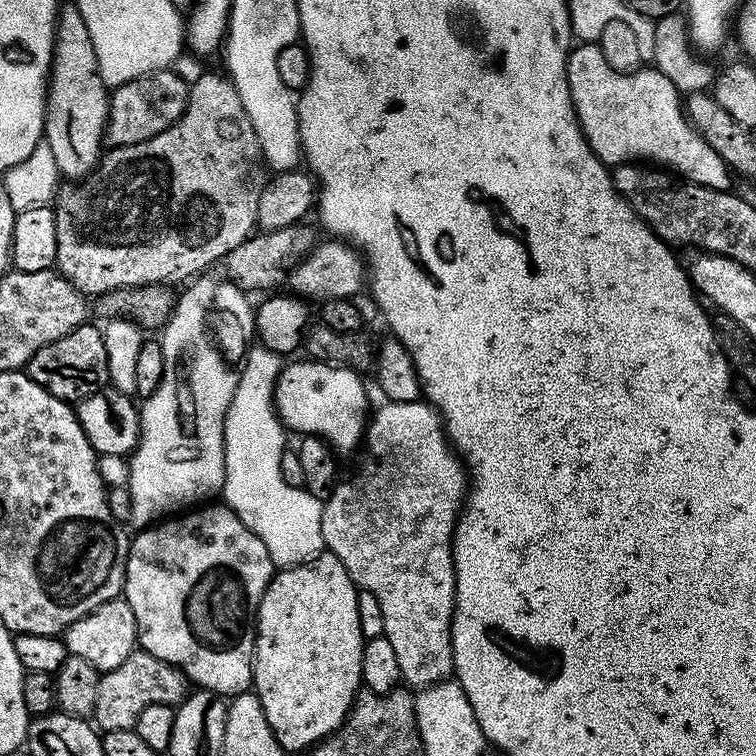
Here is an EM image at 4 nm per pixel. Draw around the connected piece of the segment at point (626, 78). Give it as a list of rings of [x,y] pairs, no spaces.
[[[580,42],[568,53],[566,74],[580,128],[590,150],[594,150],[603,164],[615,166],[629,162],[647,162],[689,180],[691,184],[701,184],[723,192],[733,187],[733,171],[714,152],[710,143],[704,141],[693,128],[682,103],[682,93],[655,66],[641,66],[635,72],[619,72],[614,70],[614,66],[610,66],[610,62],[606,62],[606,54],[602,54],[599,43]]]

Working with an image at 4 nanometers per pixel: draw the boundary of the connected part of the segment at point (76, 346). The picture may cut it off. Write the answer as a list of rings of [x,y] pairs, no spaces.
[[[85,322],[70,334],[58,338],[58,342],[50,342],[50,346],[42,346],[34,358],[26,366],[29,378],[38,382],[54,398],[79,402],[90,398],[95,392],[102,392],[109,387],[108,362],[106,360],[106,342],[104,333],[99,327],[95,328],[92,322]]]

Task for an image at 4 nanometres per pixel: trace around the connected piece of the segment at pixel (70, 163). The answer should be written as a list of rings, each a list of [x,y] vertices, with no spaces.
[[[65,3],[56,17],[56,41],[48,74],[43,138],[43,143],[50,146],[50,154],[61,177],[79,182],[100,163],[102,149],[106,144],[109,95],[106,78],[98,70],[98,54],[94,54],[90,30],[86,30],[86,22],[75,3]]]

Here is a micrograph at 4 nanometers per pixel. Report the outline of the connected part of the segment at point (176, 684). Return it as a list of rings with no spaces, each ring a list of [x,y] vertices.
[[[137,650],[114,670],[103,673],[98,684],[98,702],[94,724],[101,733],[135,729],[138,716],[151,704],[179,705],[189,695],[190,682],[174,666],[154,658],[154,654]]]

